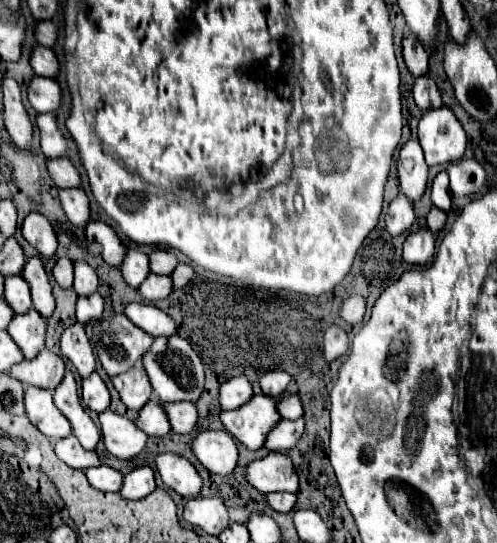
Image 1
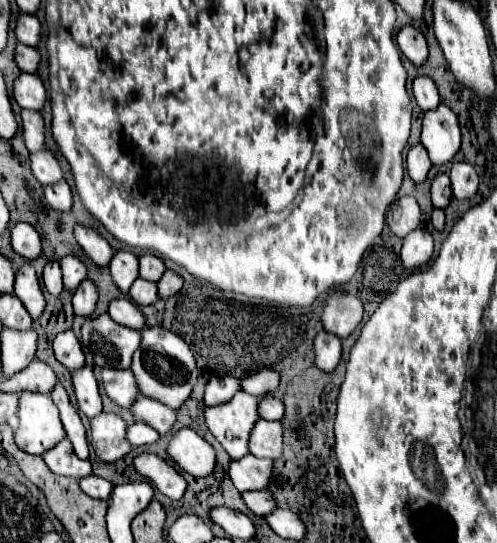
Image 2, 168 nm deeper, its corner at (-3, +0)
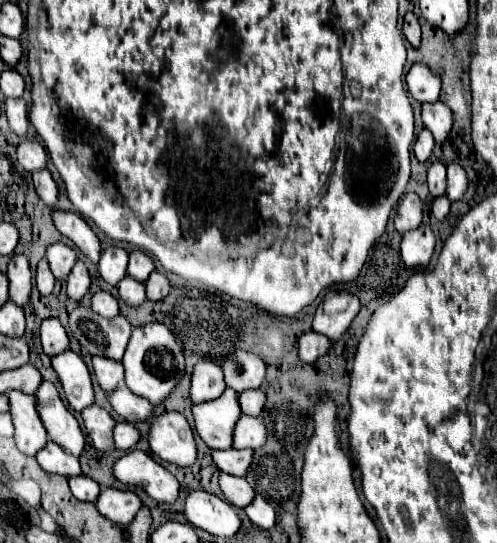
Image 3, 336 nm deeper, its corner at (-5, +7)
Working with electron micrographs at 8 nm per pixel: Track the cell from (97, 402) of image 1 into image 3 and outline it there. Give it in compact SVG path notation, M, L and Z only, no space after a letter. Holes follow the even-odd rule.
M66 350L52 356L50 362L62 384L62 390L70 408L80 412L82 408L90 406L94 402L94 390L92 390L90 372L82 362L82 358L76 352Z

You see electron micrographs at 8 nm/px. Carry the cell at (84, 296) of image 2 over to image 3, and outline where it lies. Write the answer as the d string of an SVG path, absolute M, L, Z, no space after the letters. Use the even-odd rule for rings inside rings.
M76 260L76 264L70 270L66 282L68 282L68 296L72 300L80 300L88 292L88 288L90 288L90 276L88 276L88 270L86 270L82 260Z

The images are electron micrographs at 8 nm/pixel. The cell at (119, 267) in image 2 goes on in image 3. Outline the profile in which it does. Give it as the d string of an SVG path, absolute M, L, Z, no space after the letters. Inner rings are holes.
M108 246L106 250L102 250L98 262L98 274L104 282L116 286L126 276L126 266L128 266L128 252L118 246Z

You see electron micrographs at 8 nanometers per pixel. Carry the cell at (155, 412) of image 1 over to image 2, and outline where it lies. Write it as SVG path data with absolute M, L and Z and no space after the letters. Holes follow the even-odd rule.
M138 421L128 427L126 437L128 437L128 441L130 441L134 447L138 447L138 445L148 445L148 443L154 443L154 441L160 439L158 431L152 431L152 427L150 427L148 423L138 423Z

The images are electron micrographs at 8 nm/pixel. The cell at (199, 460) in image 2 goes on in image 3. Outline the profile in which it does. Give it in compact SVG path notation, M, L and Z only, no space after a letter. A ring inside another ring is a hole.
M164 412L150 422L148 444L164 462L192 466L196 462L194 432L180 412Z

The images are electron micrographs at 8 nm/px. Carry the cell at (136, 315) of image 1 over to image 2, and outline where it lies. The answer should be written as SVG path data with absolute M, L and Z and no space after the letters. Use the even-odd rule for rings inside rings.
M120 297L120 299L114 299L108 307L108 313L110 317L116 321L116 323L122 323L124 327L130 327L130 329L146 329L146 317L144 313L138 309L138 305L134 305L132 301Z

